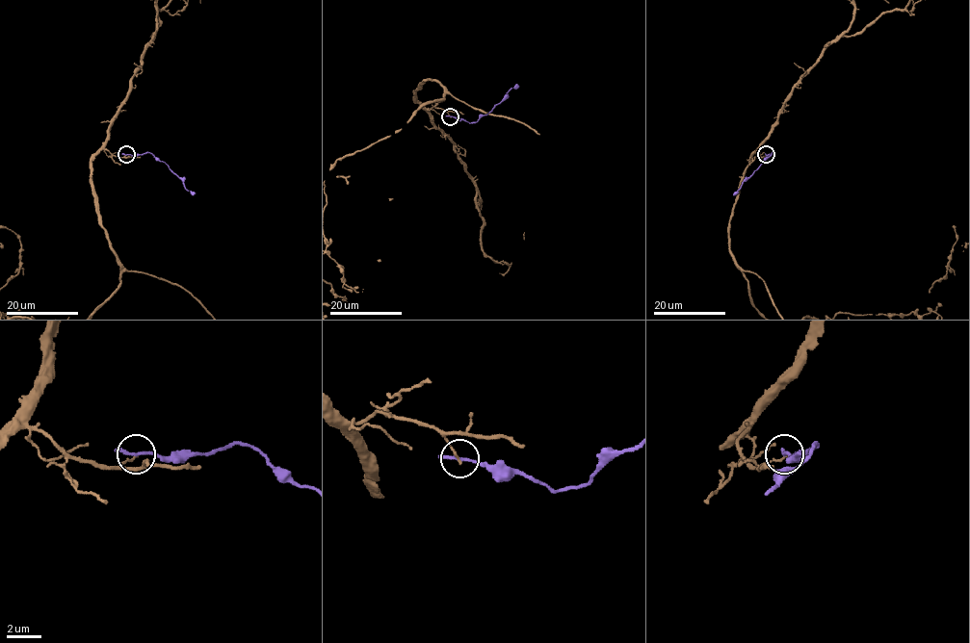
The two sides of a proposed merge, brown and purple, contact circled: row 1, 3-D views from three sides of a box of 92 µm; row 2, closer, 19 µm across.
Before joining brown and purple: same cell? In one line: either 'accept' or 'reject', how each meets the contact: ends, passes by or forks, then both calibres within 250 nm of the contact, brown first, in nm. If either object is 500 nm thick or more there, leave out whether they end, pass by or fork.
reject | brown ends | purple ends | 110/240 nm

